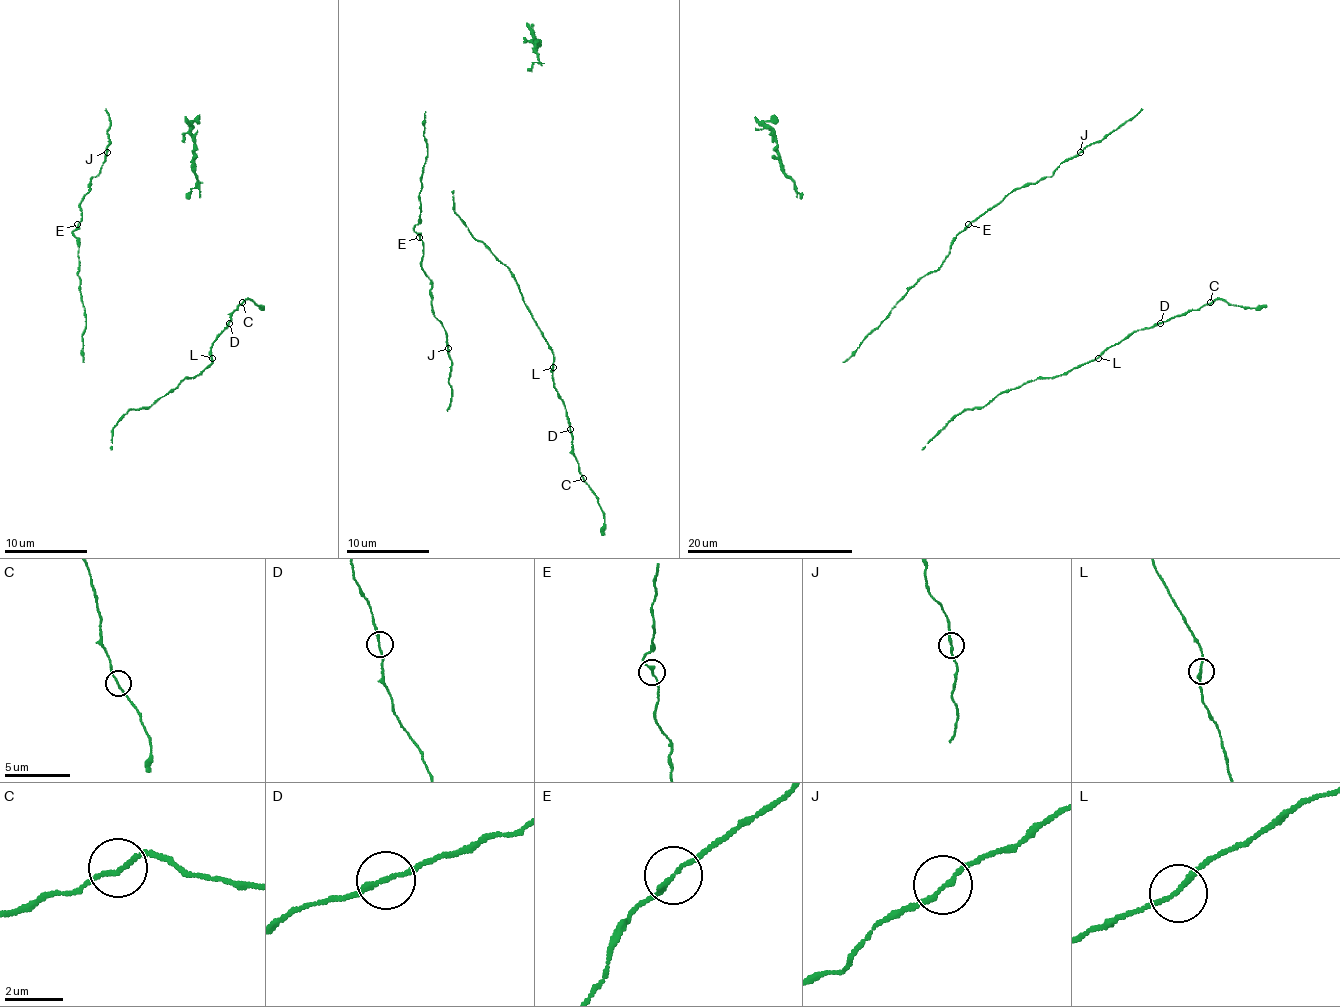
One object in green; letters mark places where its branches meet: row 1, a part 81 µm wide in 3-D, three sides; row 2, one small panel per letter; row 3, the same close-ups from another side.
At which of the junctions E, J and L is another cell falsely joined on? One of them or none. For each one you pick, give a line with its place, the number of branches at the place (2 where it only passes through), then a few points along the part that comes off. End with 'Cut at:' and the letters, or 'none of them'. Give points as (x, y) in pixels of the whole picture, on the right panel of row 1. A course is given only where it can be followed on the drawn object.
Cut at: none of them

